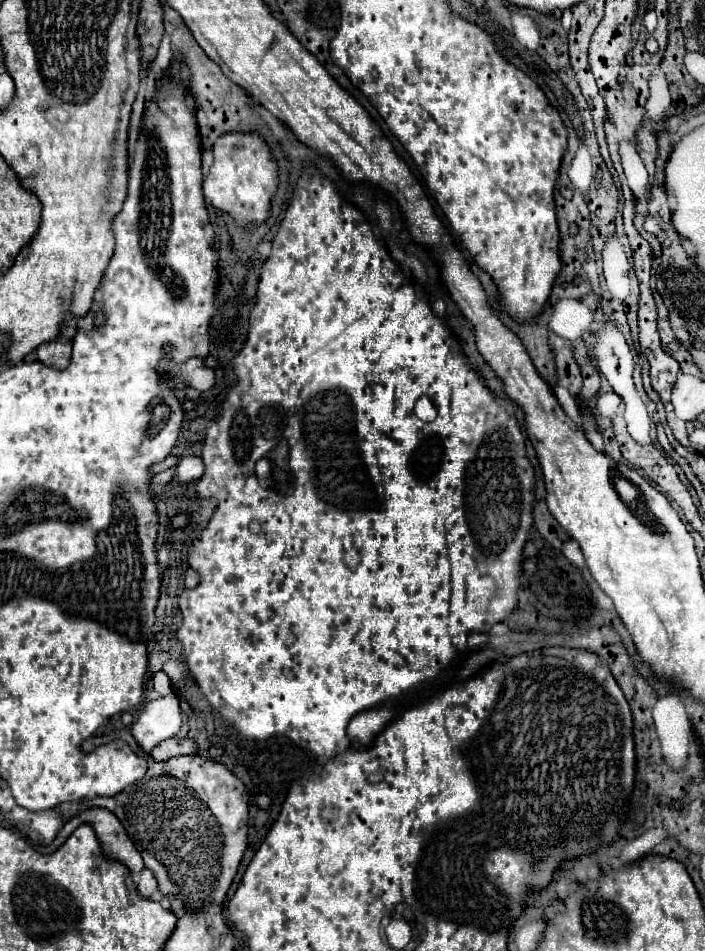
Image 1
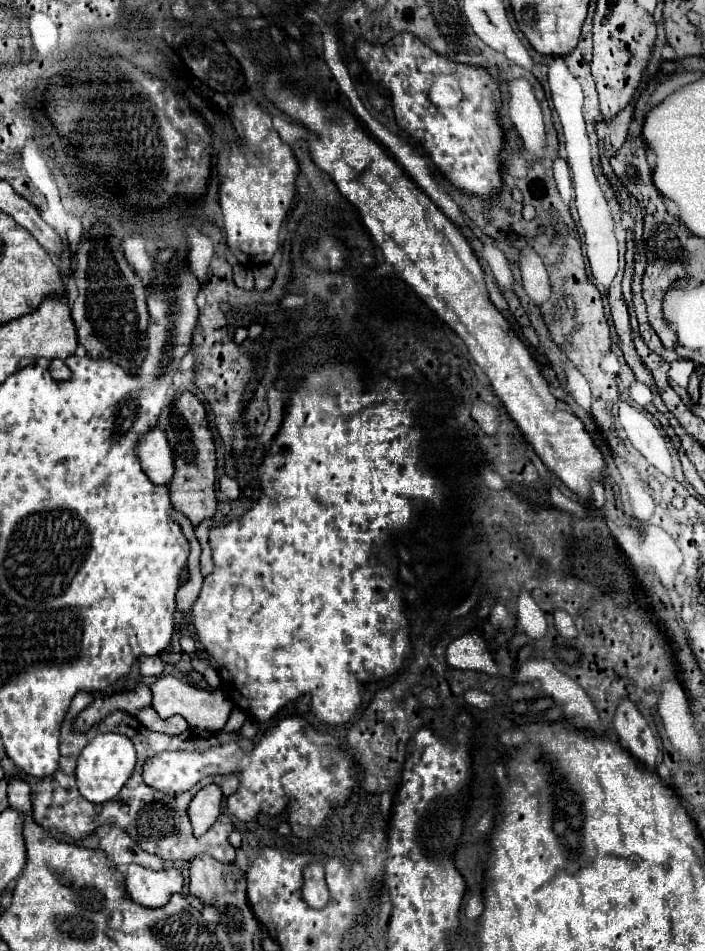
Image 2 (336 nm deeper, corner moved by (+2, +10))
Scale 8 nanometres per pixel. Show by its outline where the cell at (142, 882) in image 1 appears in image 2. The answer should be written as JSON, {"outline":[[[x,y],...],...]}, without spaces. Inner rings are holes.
{"outline":[[[130,865],[126,873],[126,891],[134,903],[144,907],[162,907],[168,897],[182,893],[184,877],[178,869],[150,871],[140,865]]]}

